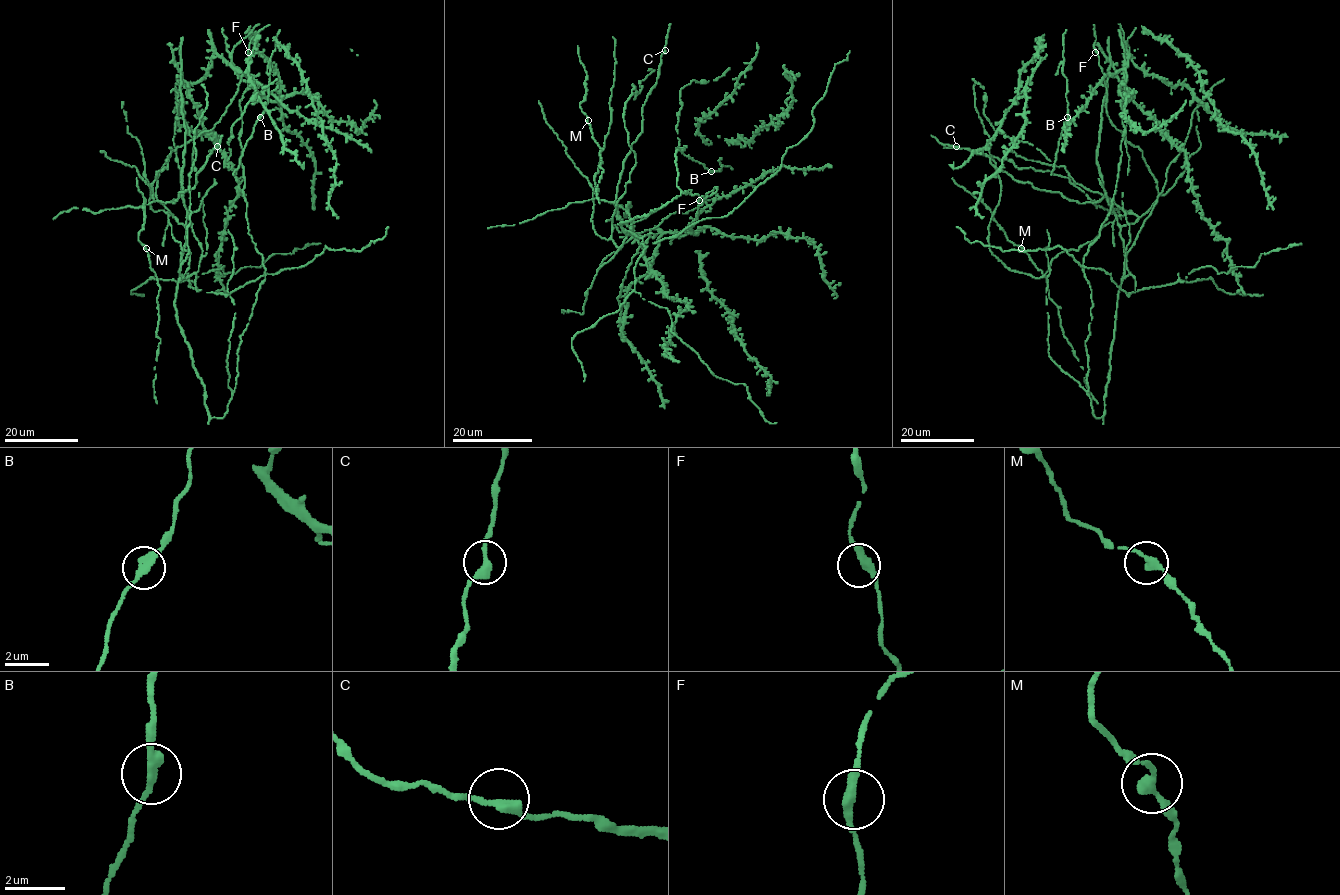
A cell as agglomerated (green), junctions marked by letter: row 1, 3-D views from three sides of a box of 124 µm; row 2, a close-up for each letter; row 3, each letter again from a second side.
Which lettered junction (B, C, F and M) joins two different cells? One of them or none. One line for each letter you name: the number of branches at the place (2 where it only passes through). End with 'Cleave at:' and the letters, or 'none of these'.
Cleave at: none of these

